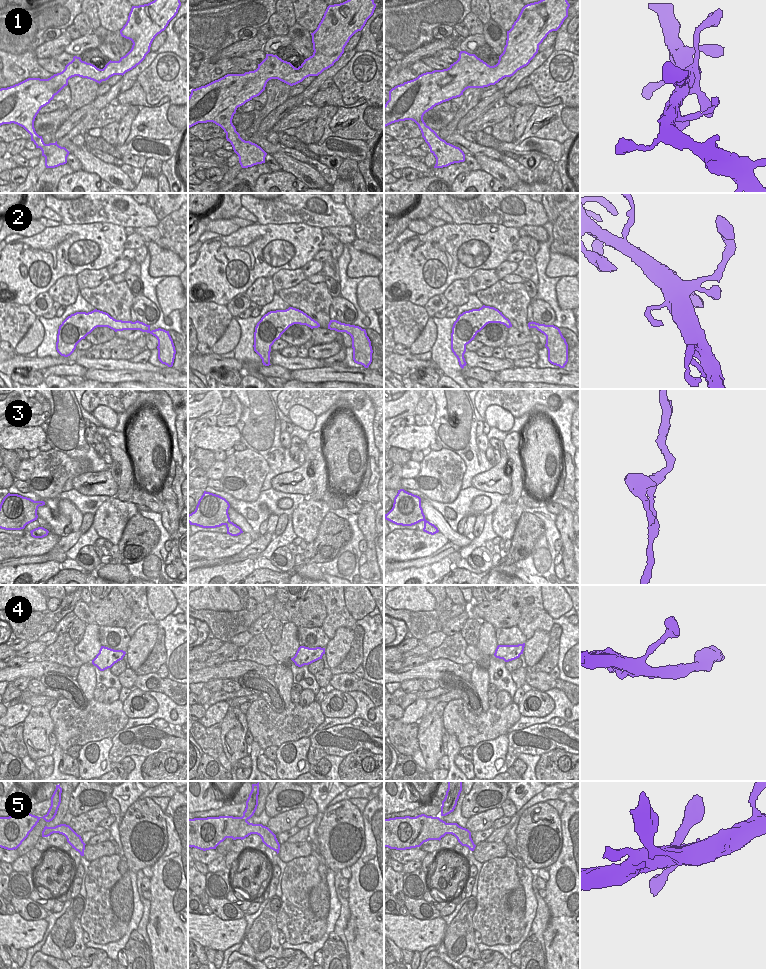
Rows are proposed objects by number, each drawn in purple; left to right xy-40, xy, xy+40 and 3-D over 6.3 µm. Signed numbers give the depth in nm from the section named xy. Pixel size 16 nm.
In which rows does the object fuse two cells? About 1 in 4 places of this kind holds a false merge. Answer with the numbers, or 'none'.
none

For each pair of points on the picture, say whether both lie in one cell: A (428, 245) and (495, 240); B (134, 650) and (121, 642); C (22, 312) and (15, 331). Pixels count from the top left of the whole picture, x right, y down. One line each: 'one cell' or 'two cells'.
A: one cell
B: two cells
C: one cell

